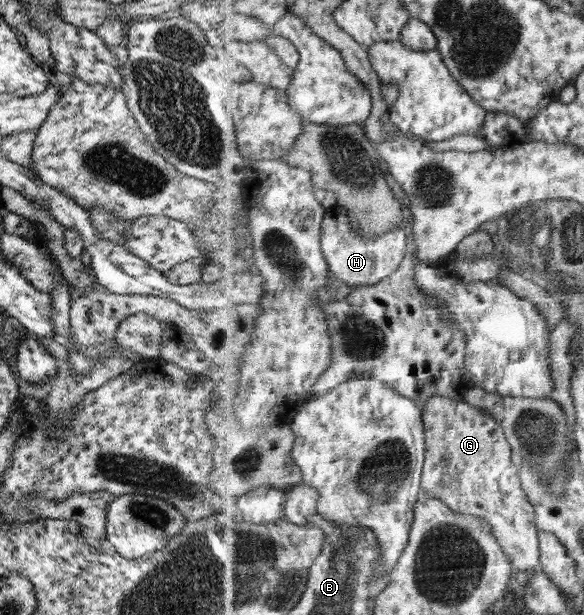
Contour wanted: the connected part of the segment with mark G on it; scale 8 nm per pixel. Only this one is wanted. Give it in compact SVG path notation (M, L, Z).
M435 396L424 407L427 427L422 489L457 513L478 515L491 527L510 562L519 570L539 571L540 537L535 506L523 489L519 463L502 423L463 400Z

